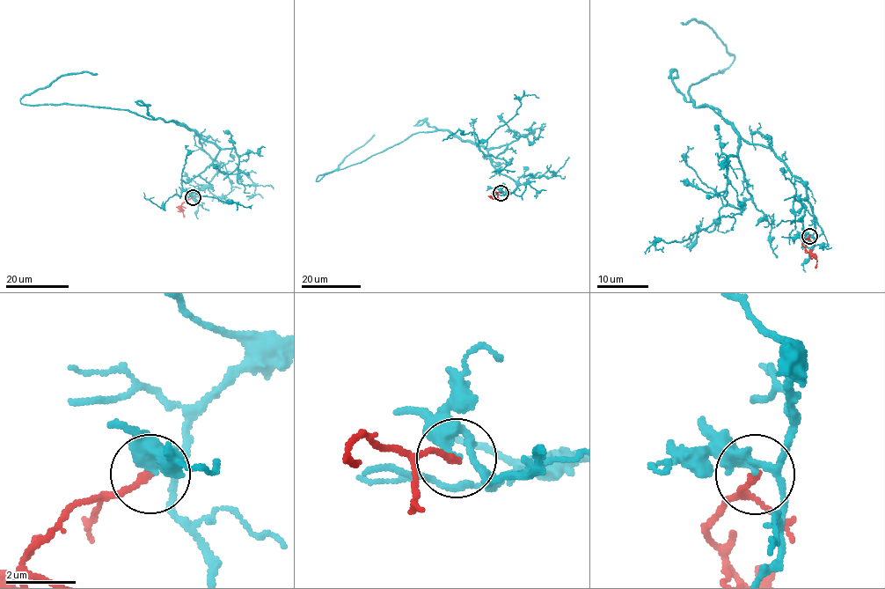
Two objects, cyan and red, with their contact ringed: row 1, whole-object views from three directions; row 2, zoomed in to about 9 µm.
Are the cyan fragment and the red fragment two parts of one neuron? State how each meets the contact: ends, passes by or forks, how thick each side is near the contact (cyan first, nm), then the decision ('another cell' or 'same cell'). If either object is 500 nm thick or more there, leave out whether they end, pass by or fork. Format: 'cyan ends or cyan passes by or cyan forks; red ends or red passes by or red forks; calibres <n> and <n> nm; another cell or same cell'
cyan ends; red ends; calibres 280 and 200 nm; another cell

